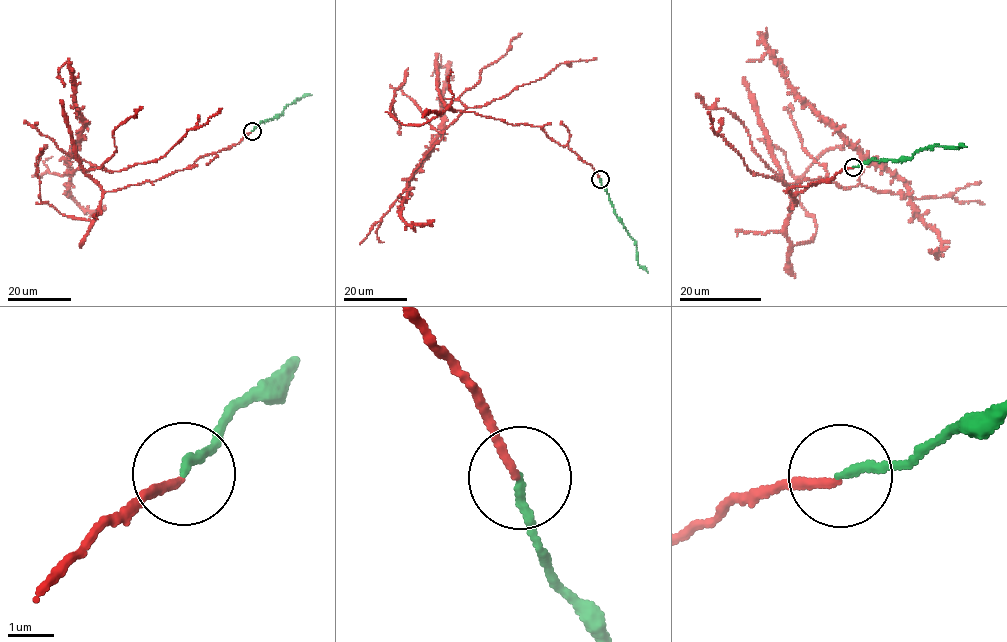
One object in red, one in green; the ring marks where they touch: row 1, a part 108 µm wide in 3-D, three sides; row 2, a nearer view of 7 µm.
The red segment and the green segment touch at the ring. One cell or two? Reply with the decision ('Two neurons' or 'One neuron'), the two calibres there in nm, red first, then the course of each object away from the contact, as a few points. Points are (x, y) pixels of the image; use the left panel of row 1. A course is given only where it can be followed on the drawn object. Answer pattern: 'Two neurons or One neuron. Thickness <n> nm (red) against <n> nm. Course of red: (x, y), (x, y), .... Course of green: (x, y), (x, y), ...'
One neuron. Thickness 160 nm (red) against 180 nm. Course of red: (251, 132), (187, 168), (104, 192), (85, 173), (103, 167), (65, 173), (84, 125), (66, 61), (63, 87). Course of green: (251, 131), (261, 122), (282, 114), (295, 99), (312, 95)

